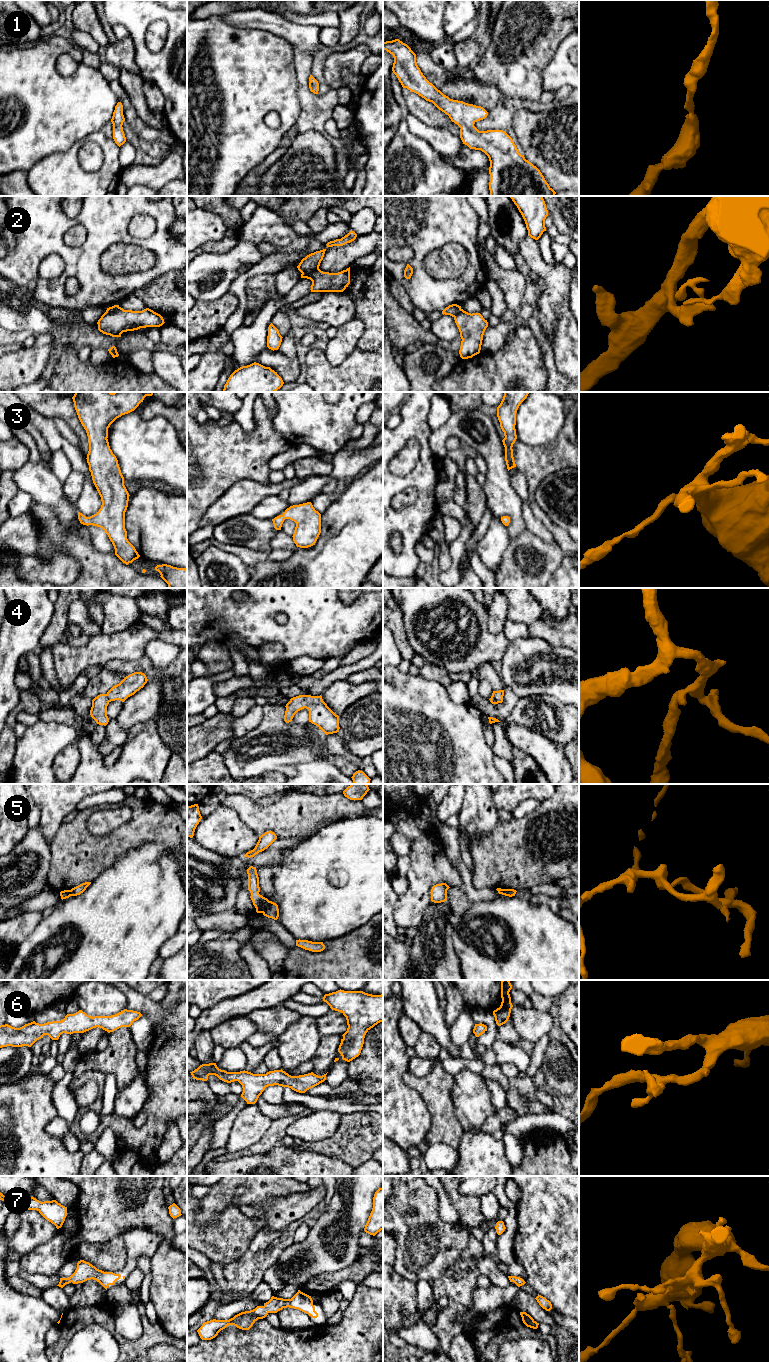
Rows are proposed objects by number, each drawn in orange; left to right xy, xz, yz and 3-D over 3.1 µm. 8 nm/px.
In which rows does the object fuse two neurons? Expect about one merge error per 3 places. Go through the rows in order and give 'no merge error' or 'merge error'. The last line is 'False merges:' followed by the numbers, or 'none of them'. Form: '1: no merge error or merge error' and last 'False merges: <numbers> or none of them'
1: no merge error
2: merge error
3: no merge error
4: no merge error
5: merge error
6: no merge error
7: no merge error
False merges: 2, 5

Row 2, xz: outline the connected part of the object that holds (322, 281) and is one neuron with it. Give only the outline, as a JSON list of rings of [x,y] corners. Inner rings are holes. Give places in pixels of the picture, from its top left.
[[[350,267],[338,273],[323,272],[319,268],[301,274],[312,281],[311,292],[343,292],[350,284]]]

